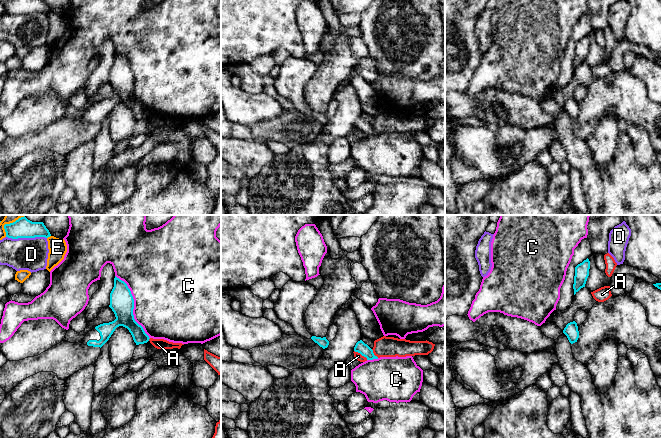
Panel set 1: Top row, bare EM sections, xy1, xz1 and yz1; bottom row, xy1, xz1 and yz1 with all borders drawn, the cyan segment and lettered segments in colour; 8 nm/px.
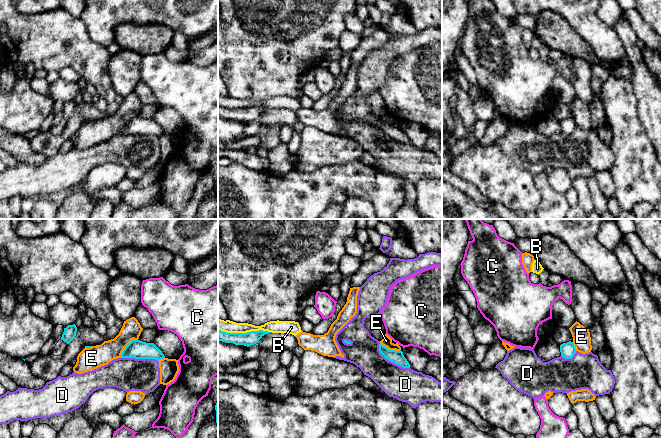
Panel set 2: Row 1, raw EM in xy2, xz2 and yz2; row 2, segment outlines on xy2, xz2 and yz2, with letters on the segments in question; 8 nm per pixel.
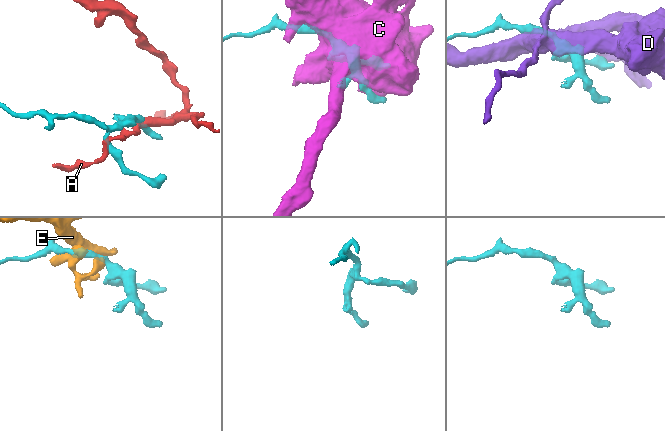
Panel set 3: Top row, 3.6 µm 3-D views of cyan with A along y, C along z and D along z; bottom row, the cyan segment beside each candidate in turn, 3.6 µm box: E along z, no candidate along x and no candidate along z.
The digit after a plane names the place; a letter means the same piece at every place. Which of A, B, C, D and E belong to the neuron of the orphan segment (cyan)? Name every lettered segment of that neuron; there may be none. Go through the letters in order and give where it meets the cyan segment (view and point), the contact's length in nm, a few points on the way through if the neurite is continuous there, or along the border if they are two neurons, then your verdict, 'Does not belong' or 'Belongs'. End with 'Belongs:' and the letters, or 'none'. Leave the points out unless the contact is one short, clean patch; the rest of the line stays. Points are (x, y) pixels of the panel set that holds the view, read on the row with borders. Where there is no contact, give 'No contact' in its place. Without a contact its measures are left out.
A: Touches cyan at xz1 (361, 354). Shared border 130 nm. Does not belong
B: Touches cyan at xz2 (245, 333). Shared border 440 nm. Does not belong
C: Touches cyan at xy1 (133, 306). Shared border 600 nm. Does not belong
D: Touches cyan at xy1 (26, 237). Shared border 320 nm. Does not belong
E: Touches cyan at xy2 (126, 346). Shared border 220 nm. Does not belong
Belongs: none

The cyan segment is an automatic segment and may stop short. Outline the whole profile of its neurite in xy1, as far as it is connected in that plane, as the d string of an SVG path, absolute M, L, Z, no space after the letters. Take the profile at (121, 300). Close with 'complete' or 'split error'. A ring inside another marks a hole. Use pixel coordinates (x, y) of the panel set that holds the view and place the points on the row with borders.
M116 276L114 278L114 287L110 293L109 307L114 312L116 319L93 328L85 335L81 341L82 344L101 348L119 326L129 330L136 345L149 341L150 338L145 333L143 327L134 319L134 299L130 289L124 281Z; split error

